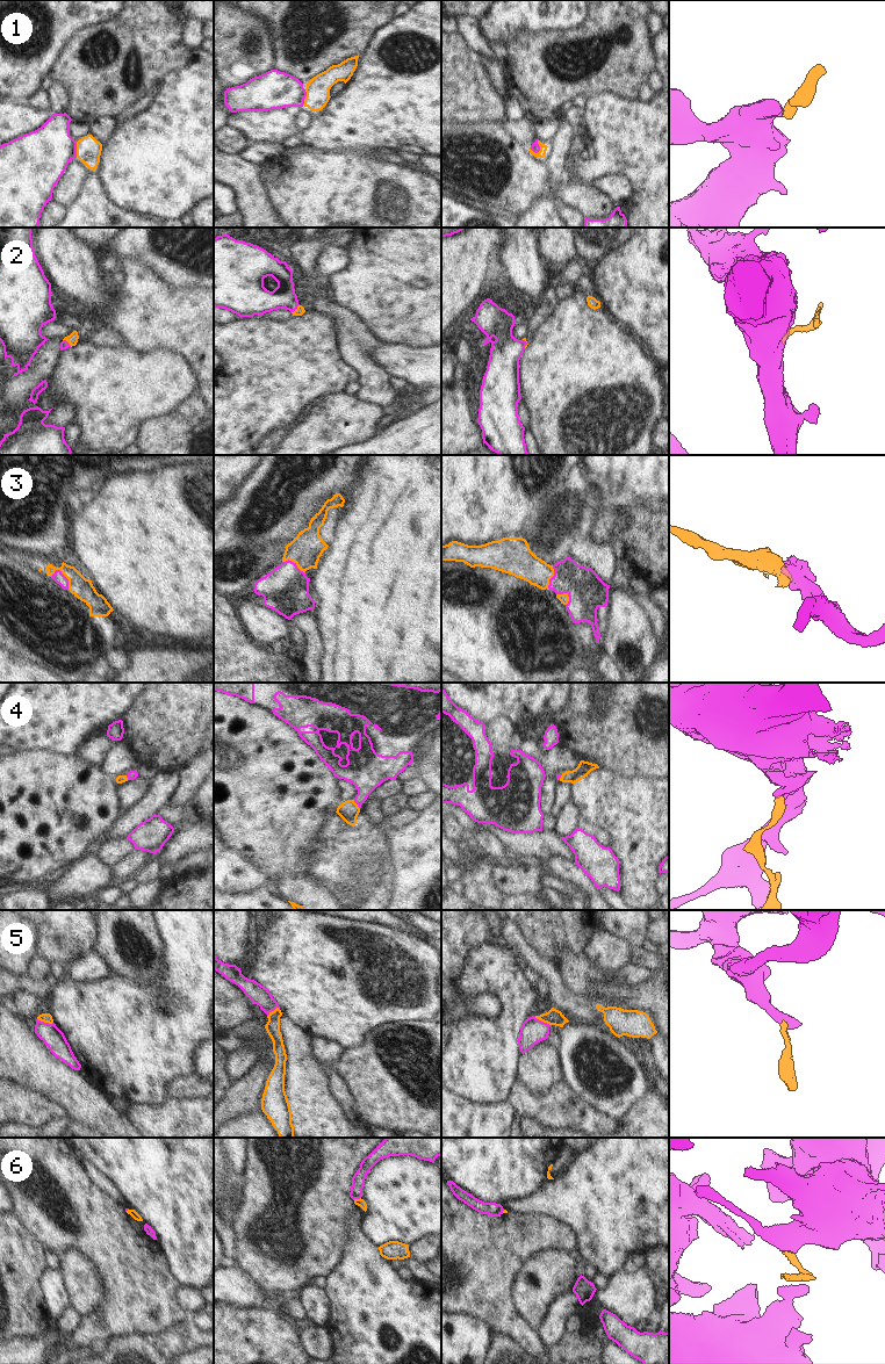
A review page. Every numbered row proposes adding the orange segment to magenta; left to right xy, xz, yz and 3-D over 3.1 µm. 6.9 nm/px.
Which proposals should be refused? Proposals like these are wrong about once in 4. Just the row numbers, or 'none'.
1, 5, 6

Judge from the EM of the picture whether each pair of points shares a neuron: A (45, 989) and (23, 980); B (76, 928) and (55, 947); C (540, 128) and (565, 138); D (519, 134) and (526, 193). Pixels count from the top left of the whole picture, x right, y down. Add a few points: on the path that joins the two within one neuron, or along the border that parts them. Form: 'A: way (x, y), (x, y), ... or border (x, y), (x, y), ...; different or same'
A: way (40, 987), (29, 983); same
B: way (70, 933), (60, 944); same
C: border (567, 121), (547, 145); different
D: border (502, 124), (527, 149); different

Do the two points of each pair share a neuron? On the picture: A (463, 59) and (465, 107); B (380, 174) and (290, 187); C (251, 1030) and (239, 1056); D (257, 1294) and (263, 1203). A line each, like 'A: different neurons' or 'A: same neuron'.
A: same neuron
B: same neuron
C: same neuron
D: different neurons

